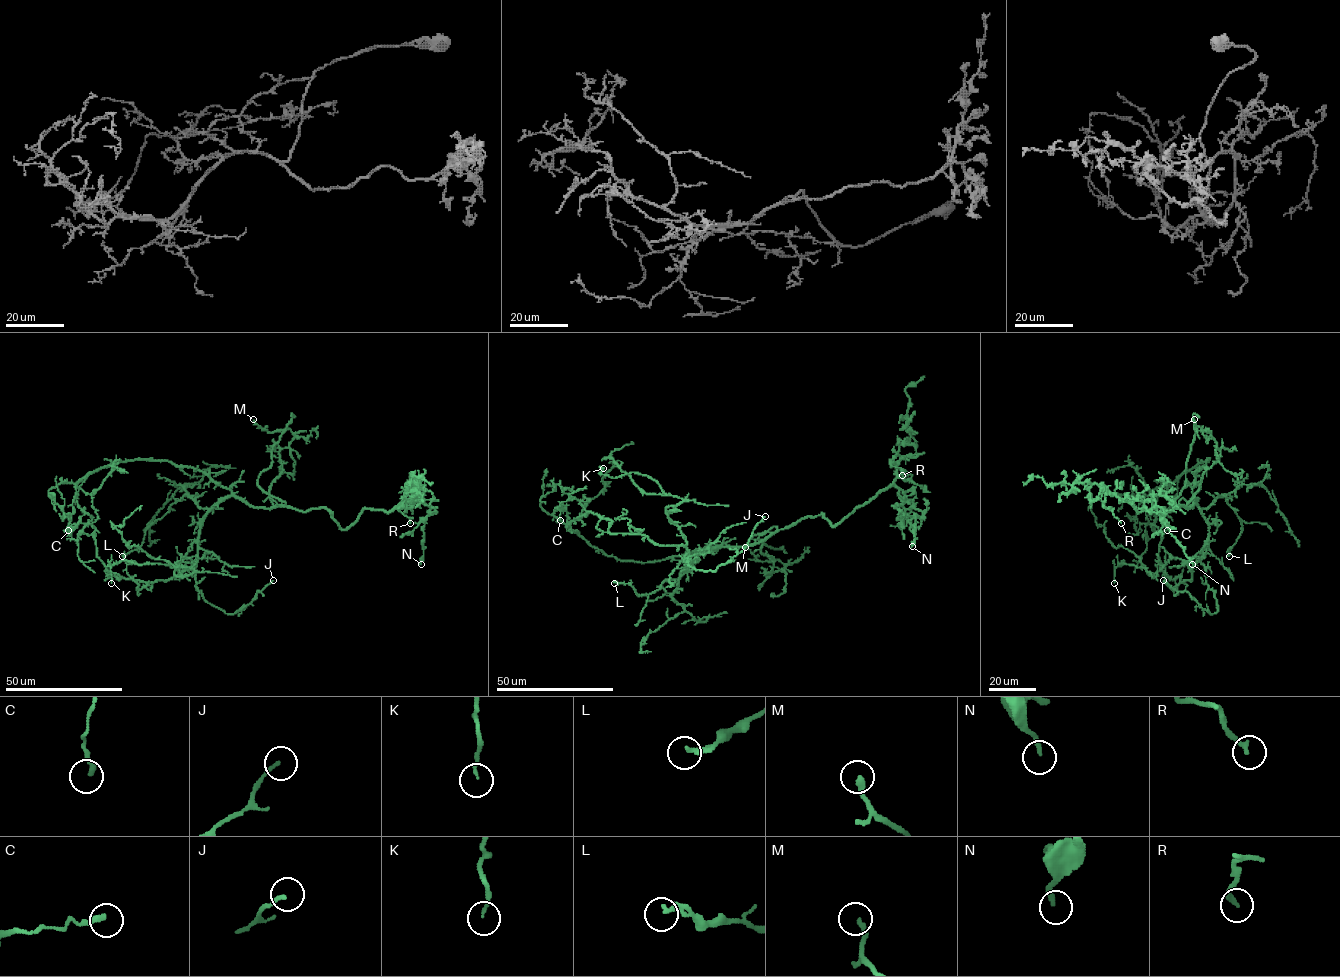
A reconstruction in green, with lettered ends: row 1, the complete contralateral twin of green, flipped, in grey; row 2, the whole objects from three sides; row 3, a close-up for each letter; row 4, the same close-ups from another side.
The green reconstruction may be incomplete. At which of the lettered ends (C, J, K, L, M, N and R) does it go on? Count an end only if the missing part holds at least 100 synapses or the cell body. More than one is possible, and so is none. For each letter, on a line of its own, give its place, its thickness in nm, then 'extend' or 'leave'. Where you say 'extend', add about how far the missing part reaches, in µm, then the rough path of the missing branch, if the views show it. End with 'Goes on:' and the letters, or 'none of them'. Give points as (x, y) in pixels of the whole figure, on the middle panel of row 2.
C: place (560, 520); calibre 240 nm; leave
J: place (765, 516); calibre 140 nm; leave
K: place (603, 468); calibre 120 nm; leave
L: place (614, 583); calibre 190 nm; leave
M: place (745, 547); calibre 220 nm; leave
N: place (912, 546); calibre 180 nm; leave
R: place (902, 475); calibre 200 nm; leave
Goes on: none of them

